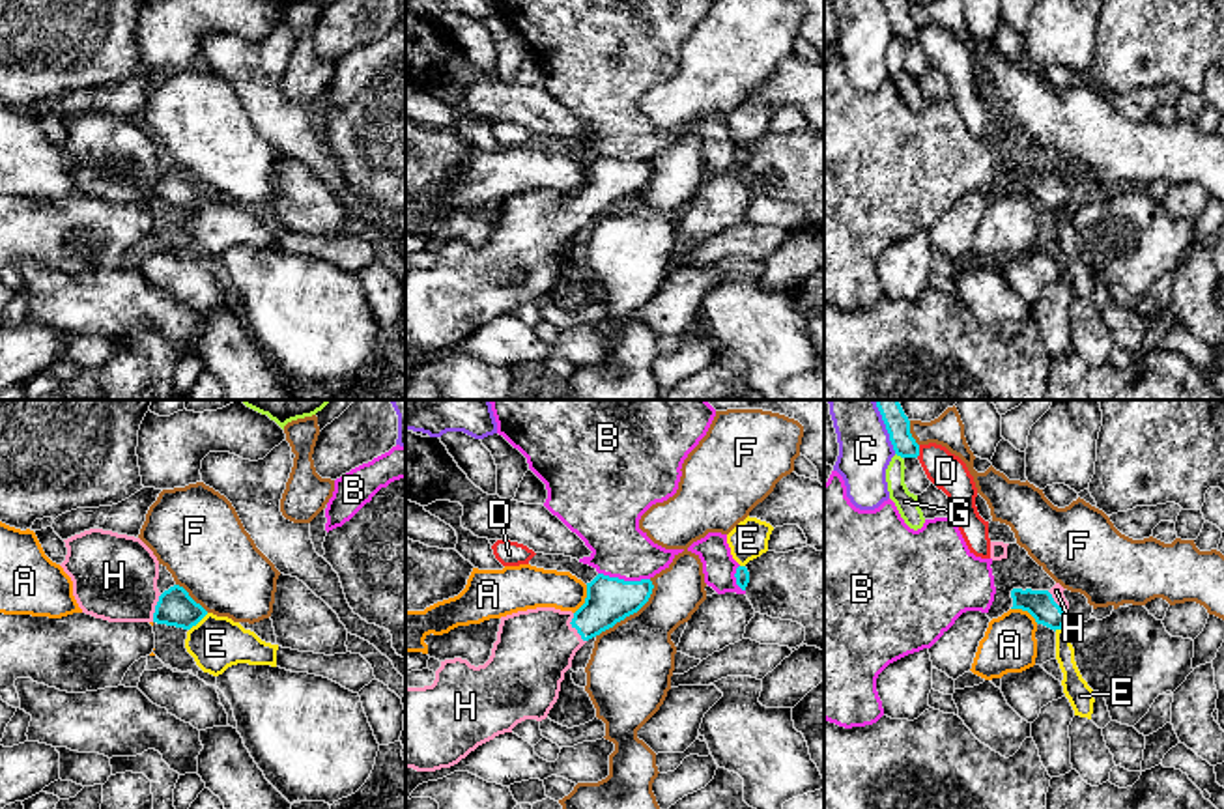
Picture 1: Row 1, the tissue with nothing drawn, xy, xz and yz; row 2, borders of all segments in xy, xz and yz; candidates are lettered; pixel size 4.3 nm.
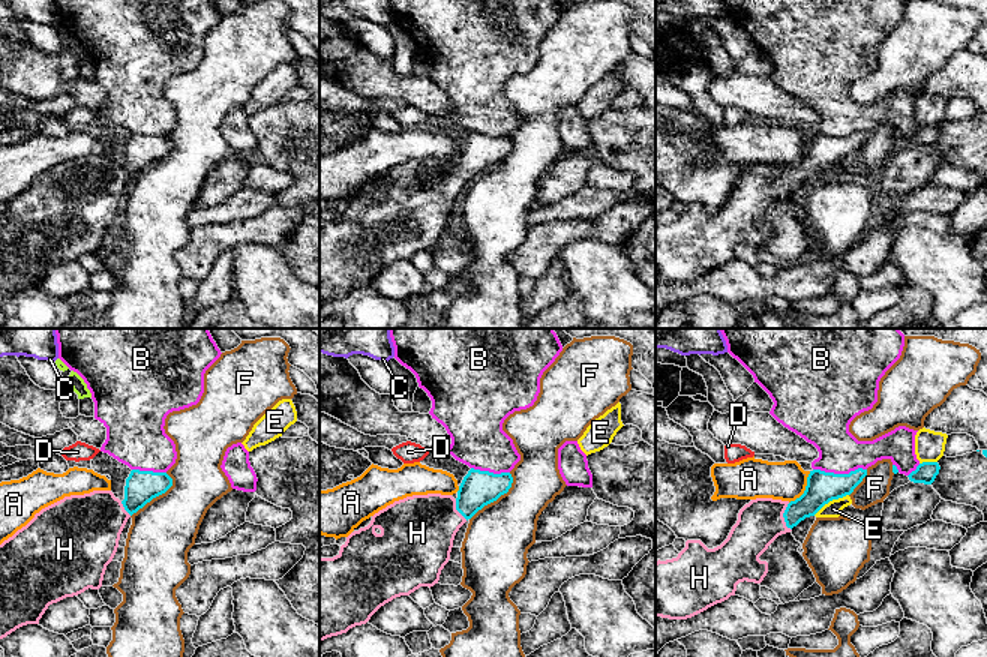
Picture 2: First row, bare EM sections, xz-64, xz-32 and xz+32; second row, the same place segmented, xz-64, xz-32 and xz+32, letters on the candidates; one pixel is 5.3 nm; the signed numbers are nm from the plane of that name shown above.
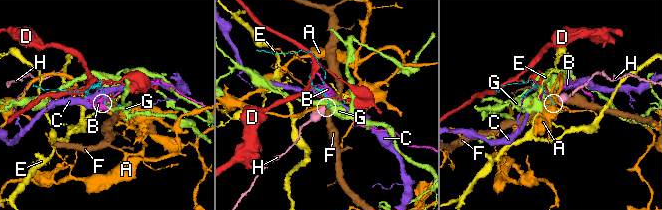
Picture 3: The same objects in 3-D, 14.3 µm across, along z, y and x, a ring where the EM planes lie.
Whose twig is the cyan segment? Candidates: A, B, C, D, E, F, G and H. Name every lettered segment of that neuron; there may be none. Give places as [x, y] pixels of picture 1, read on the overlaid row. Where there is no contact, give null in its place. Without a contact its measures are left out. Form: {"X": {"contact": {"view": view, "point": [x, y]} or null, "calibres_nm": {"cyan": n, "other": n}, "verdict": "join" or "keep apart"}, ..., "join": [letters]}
{"A": {"contact": {"view": "xz", "point": [585, 600]}, "calibres_nm": {"cyan": 200, "other": 190}, "verdict": "keep apart"}, "B": {"contact": {"view": "xz", "point": [623, 580]}, "calibres_nm": {"cyan": 200, "other": 260}, "verdict": "keep apart"}, "C": {"contact": {"view": "yz", "point": [886, 426]}, "calibres_nm": {"cyan": 110, "other": 220}, "verdict": "keep apart"}, "D": {"contact": {"view": "yz", "point": [918, 451]}, "calibres_nm": {"cyan": 110, "other": 160}, "verdict": "keep apart"}, "E": {"contact": {"view": "xy", "point": [199, 621]}, "calibres_nm": {"cyan": 160, "other": 240}, "verdict": "keep apart"}, "F": {"contact": {"view": "xz", "point": [630, 613]}, "calibres_nm": {"cyan": 200, "other": 360}, "verdict": "keep apart"}, "G": {"contact": {"view": "yz", "point": [899, 454]}, "calibres_nm": {"cyan": 110, "other": 100}, "verdict": "keep apart"}, "H": {"contact": {"view": "xz", "point": [574, 626]}, "calibres_nm": {"cyan": 200, "other": 340}, "verdict": "join"}, "join": ["H"]}

